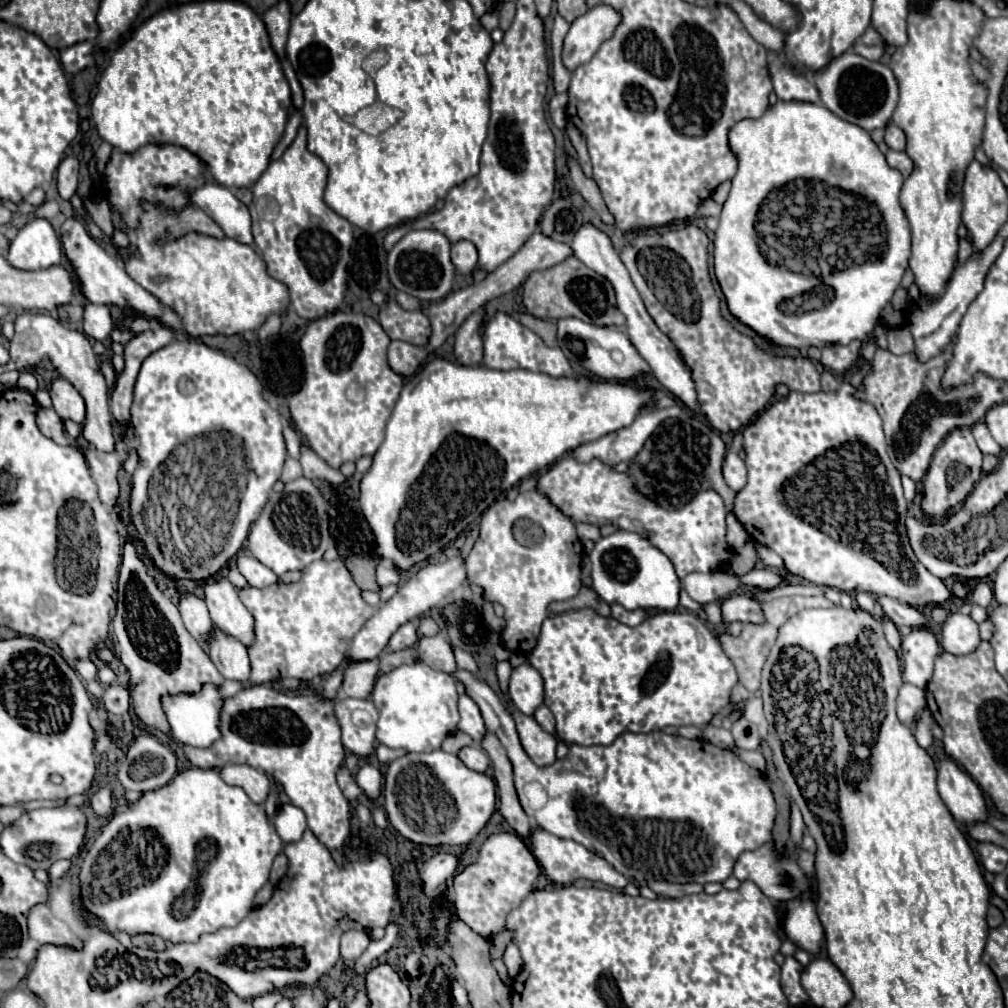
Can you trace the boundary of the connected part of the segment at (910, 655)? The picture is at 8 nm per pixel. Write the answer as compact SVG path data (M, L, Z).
M913 629L901 641L903 653L903 681L919 689L925 689L929 677L933 677L933 665L941 653L939 643L927 629Z

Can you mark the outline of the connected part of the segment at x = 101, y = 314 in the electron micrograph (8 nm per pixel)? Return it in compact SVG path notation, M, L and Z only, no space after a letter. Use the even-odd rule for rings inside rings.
M87 303L85 313L83 313L83 327L81 329L87 337L103 341L113 329L113 319L111 319L109 307Z

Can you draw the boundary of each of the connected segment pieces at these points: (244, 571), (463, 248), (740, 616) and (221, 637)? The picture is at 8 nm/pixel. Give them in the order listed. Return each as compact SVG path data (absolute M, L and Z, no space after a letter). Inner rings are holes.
M237 553L235 563L237 563L239 573L247 579L247 583L251 587L269 587L279 581L279 577L269 567L261 565L255 557L251 557L247 553Z
M459 241L451 247L451 261L457 275L469 275L477 267L477 249L469 241Z
M733 593L733 597L725 597L721 601L723 623L743 621L743 623L763 623L763 611L759 603L743 597L741 593Z
M213 625L211 629L211 641L207 645L207 653L225 679L249 681L251 665L249 665L247 647L241 645L241 641L237 641L235 637L221 633L217 625Z

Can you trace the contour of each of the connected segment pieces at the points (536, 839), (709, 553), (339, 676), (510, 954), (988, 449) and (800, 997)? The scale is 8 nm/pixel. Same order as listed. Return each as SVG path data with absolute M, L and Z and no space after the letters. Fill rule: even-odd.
M531 829L529 845L531 845L531 853L535 855L537 863L543 867L543 873L555 883L571 885L577 879L589 879L589 881L603 883L603 885L613 887L613 889L623 889L627 885L627 877L617 873L605 859L601 859L599 855L587 851L583 845L579 845L571 839L561 839L561 837L551 835L543 829Z
M569 455L561 457L561 461L555 461L545 473L541 473L535 489L557 509L561 509L561 513L573 523L591 523L597 527L615 525L625 531L641 533L651 545L661 549L673 561L679 579L693 571L717 571L729 561L731 547L725 541L727 511L723 499L711 489L699 493L693 503L685 505L681 511L665 511L657 503L637 493L633 479L627 473L615 473L601 461L591 461L585 465ZM635 519L641 521L639 527L633 523Z
M335 671L331 673L329 677L325 677L323 685L321 685L321 693L327 697L327 699L335 699L337 697L337 691L341 687L341 681L343 681L343 671Z
M509 945L505 949L505 957L503 959L505 959L505 965L509 969L509 975L515 977L521 971L521 967L523 967L523 959L521 959L521 953L519 953L517 945Z
M983 421L977 423L977 425L973 425L971 431L973 431L973 437L975 437L975 441L977 441L977 445L979 445L979 449L981 449L983 455L995 455L995 457L1001 455L1003 449L991 437L991 433L989 433L989 429L987 429L987 425Z
M787 957L781 967L781 987L791 1005L811 1005L805 989L801 987L801 965Z

